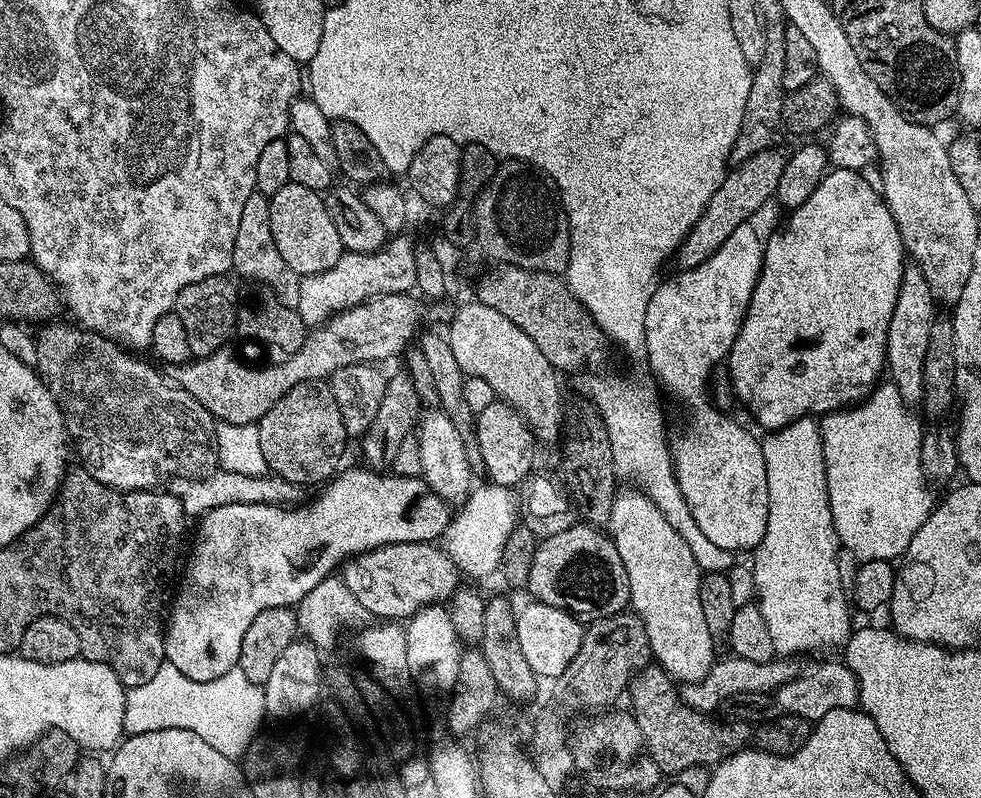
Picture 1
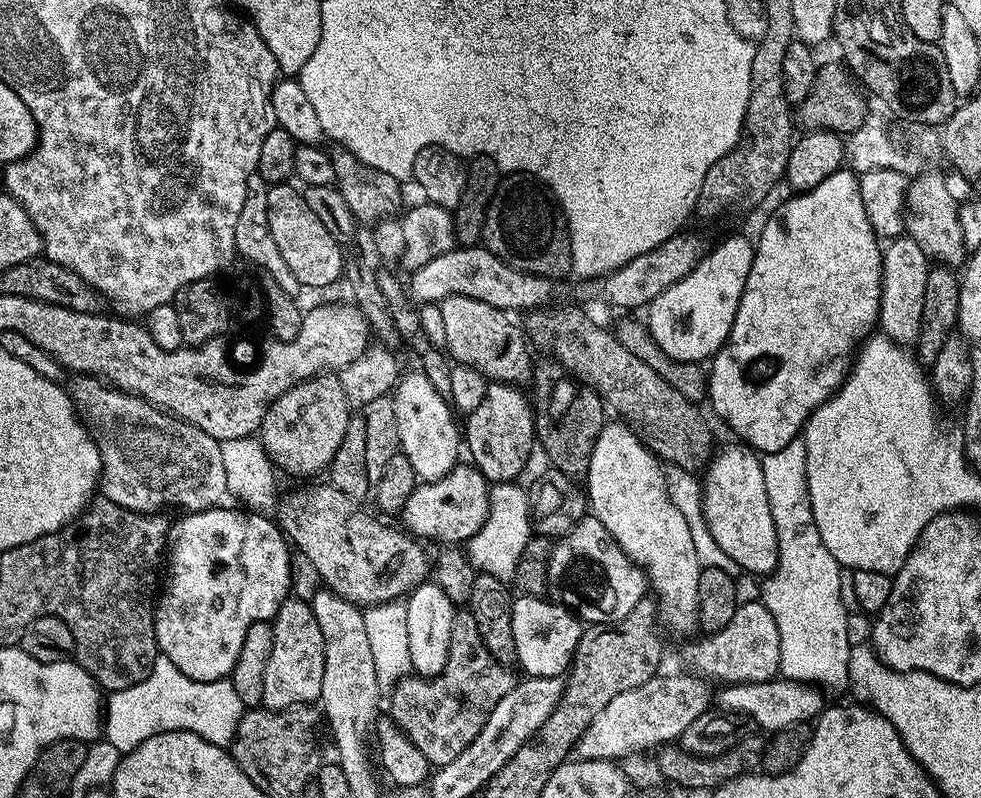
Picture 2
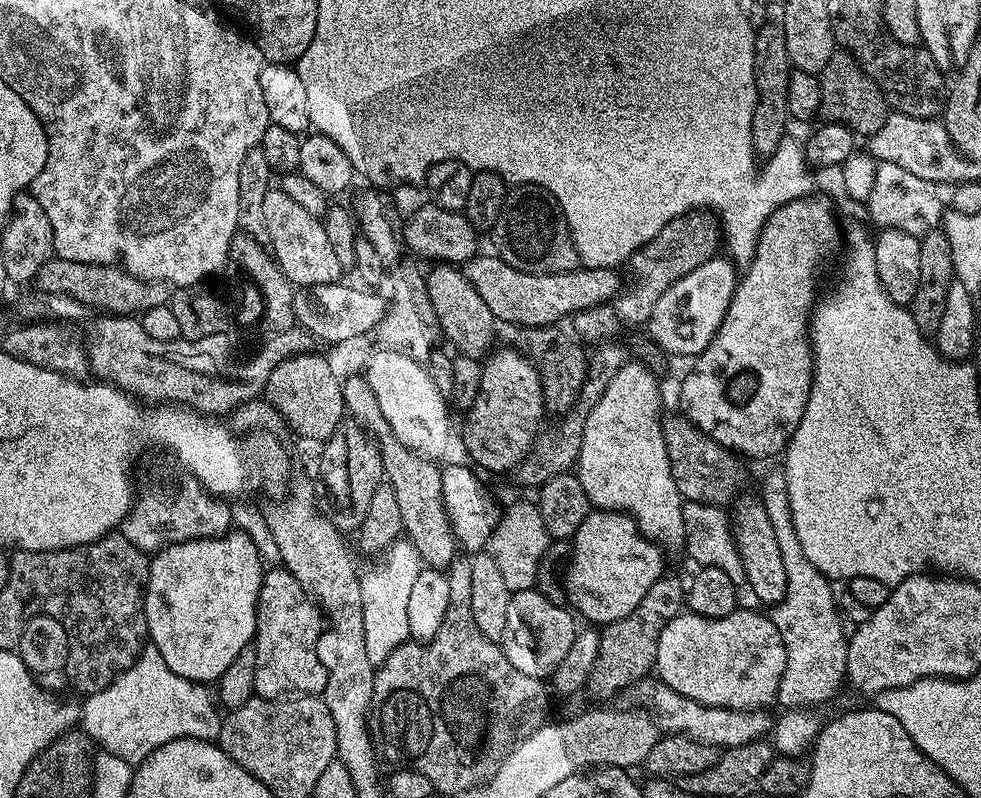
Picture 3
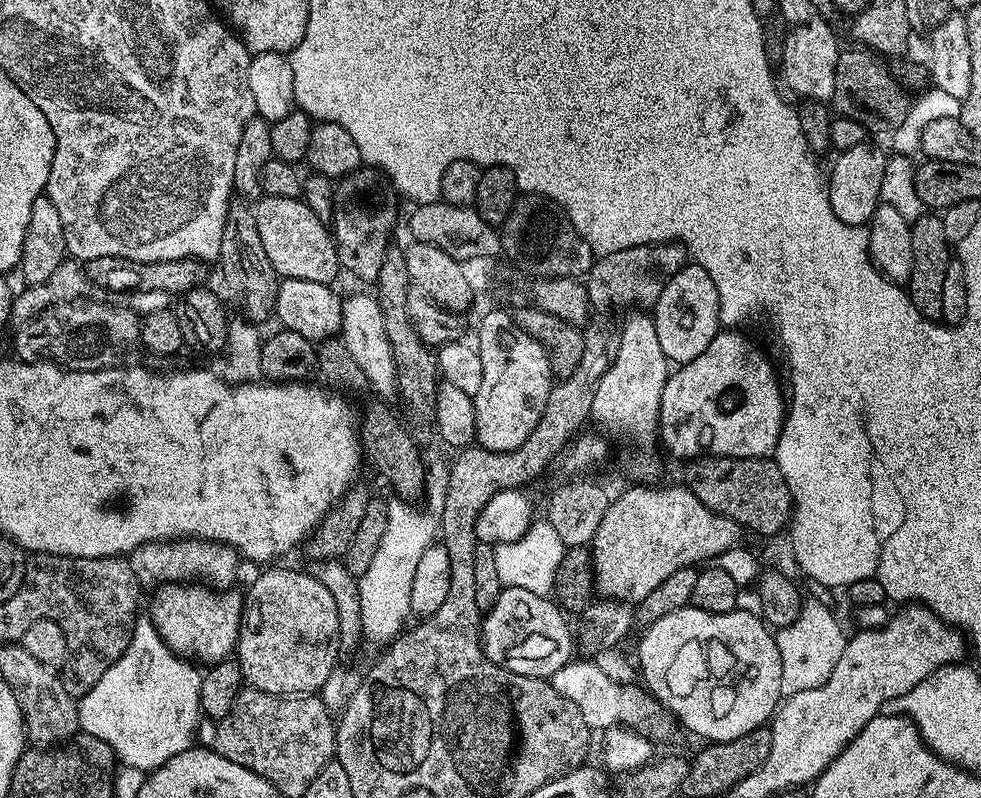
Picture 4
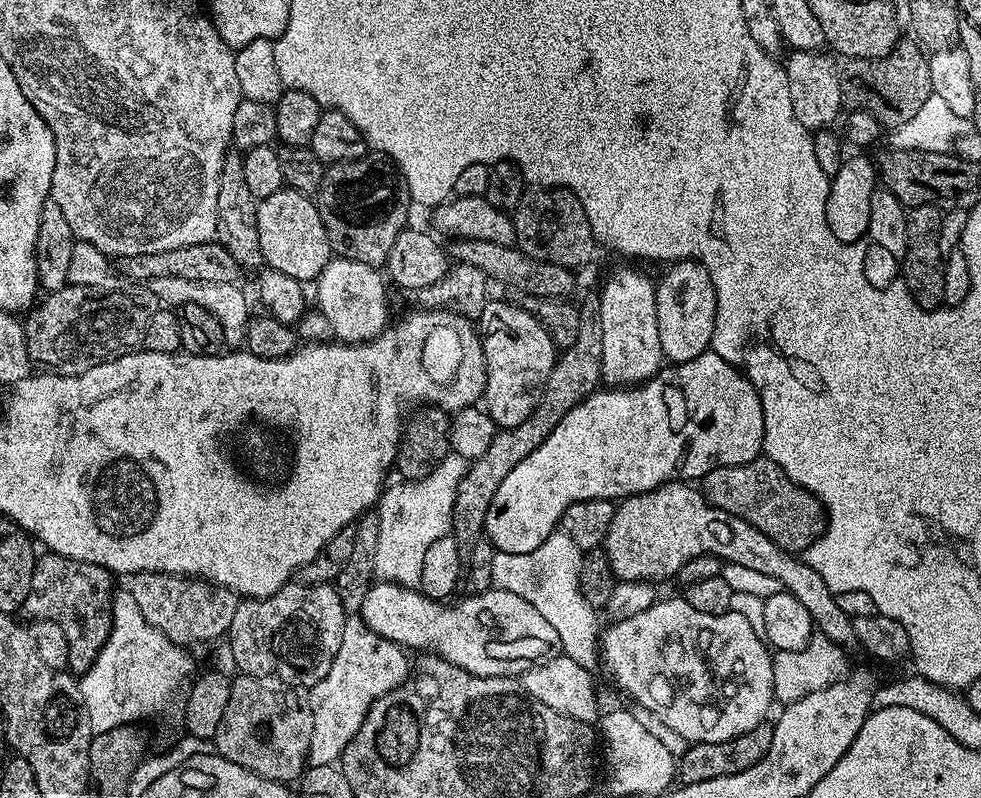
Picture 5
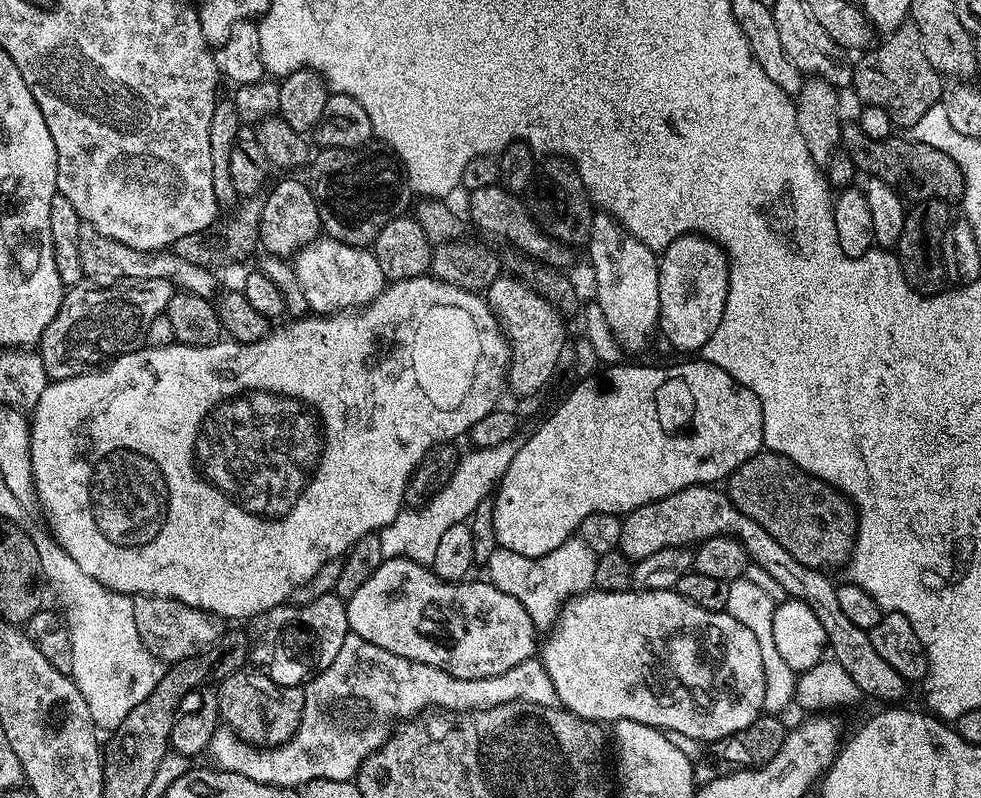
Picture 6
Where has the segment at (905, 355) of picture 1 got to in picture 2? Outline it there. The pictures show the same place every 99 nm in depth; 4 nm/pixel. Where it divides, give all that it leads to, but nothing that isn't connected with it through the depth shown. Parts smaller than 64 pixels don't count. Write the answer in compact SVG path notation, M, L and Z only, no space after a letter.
M901 234L887 241L883 249L882 294L880 295L880 319L878 328L896 344L915 345L918 330L922 326L922 305L926 295L926 274L930 267L928 255L914 242L912 237Z

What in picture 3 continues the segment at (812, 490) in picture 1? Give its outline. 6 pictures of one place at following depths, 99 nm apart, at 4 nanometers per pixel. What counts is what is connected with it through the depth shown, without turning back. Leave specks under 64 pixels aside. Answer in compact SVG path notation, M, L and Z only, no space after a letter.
M776 470L764 480L764 490L760 494L761 503L770 518L770 526L774 526L774 534L778 537L778 550L782 550L782 563L786 565L786 598L771 609L770 615L774 626L778 626L778 634L782 634L782 642L786 646L786 662L788 668L782 674L780 688L776 691L776 700L784 710L812 710L815 704L824 704L840 687L845 687L848 674L848 640L842 613L838 607L837 593L832 593L833 581L821 574L818 566L806 558L802 550L802 542L798 542L798 534L794 530L794 522L790 514L790 498L783 471Z

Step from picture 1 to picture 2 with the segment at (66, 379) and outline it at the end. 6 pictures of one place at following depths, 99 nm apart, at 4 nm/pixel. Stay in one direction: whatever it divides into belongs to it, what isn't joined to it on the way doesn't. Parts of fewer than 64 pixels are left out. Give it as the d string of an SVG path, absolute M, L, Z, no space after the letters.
M80 374L72 380L68 386L69 396L99 448L101 478L98 488L103 499L140 515L159 513L163 505L178 506L189 513L225 507L229 503L231 492L223 469L221 441L206 434L196 424L177 420L139 396L111 388L99 377Z

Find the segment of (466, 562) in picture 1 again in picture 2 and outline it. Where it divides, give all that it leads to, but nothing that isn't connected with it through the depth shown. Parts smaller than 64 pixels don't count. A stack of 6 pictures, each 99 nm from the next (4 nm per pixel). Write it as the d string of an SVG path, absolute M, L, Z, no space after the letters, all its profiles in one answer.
M513 482L491 487L486 522L466 544L466 555L473 567L479 573L488 573L504 583L515 577L518 558L522 558L522 550L532 537L531 495L520 486Z

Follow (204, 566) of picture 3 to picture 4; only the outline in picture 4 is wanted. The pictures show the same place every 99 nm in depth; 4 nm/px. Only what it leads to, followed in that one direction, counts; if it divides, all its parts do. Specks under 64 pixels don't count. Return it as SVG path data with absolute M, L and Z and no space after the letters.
M177 582L160 585L153 596L156 597L152 600L150 613L152 625L158 630L162 642L166 642L176 656L211 666L235 653L240 633L240 613L244 611L239 591L213 590L200 582Z

